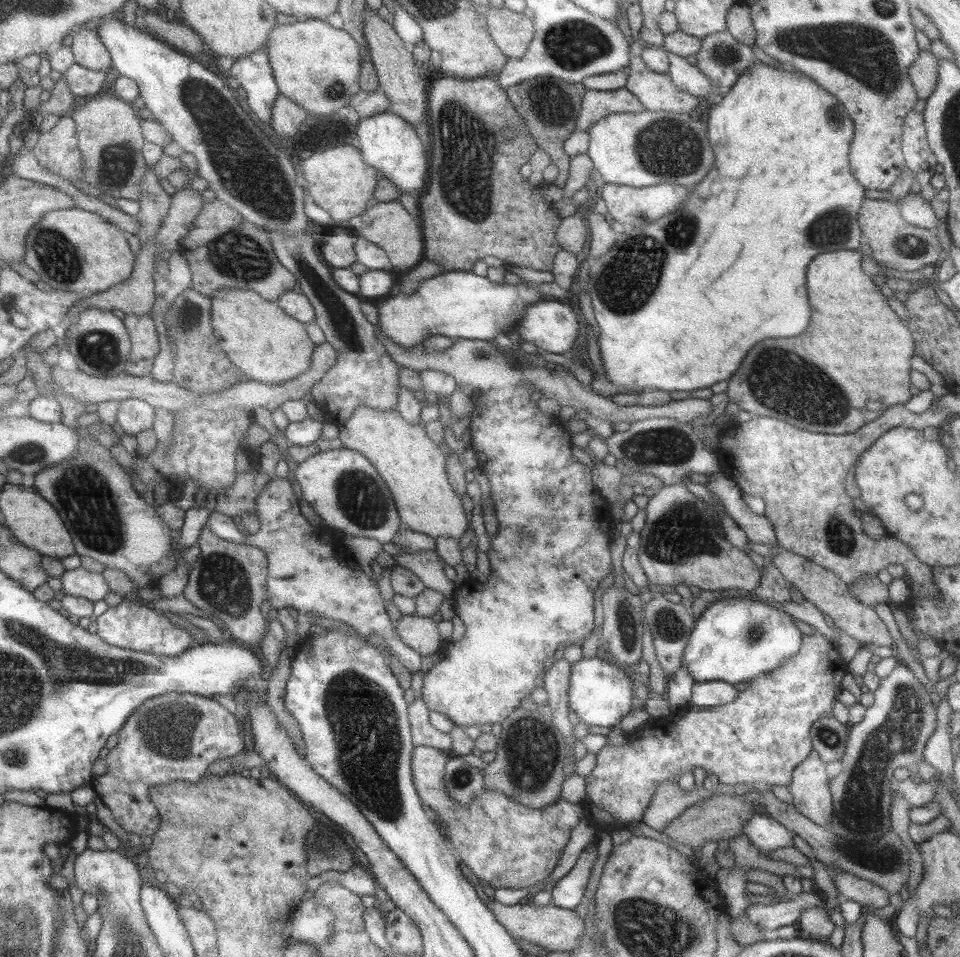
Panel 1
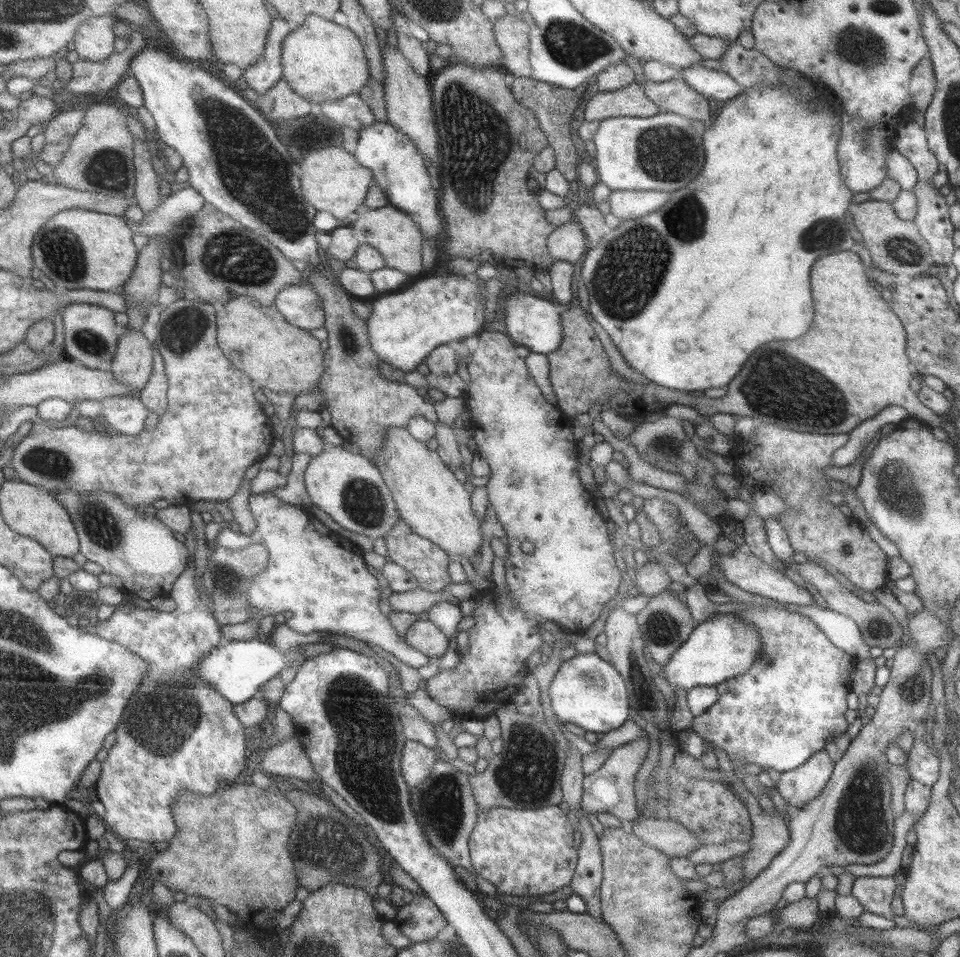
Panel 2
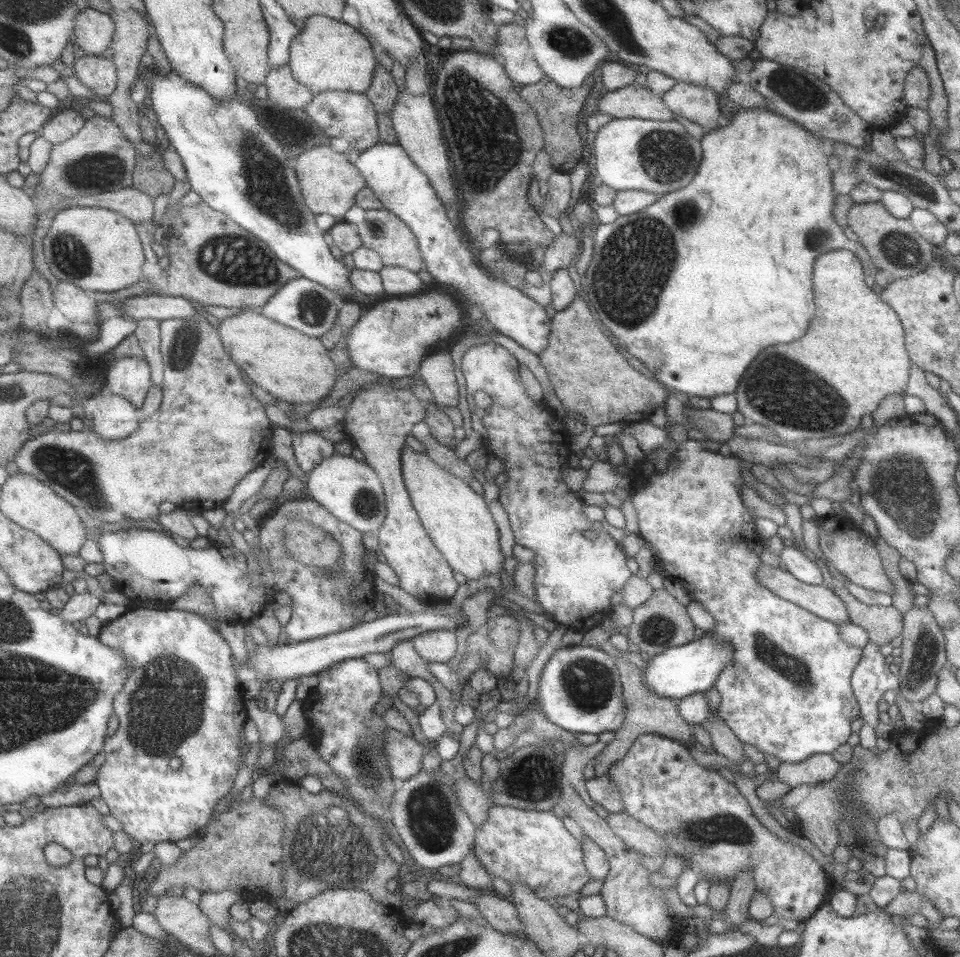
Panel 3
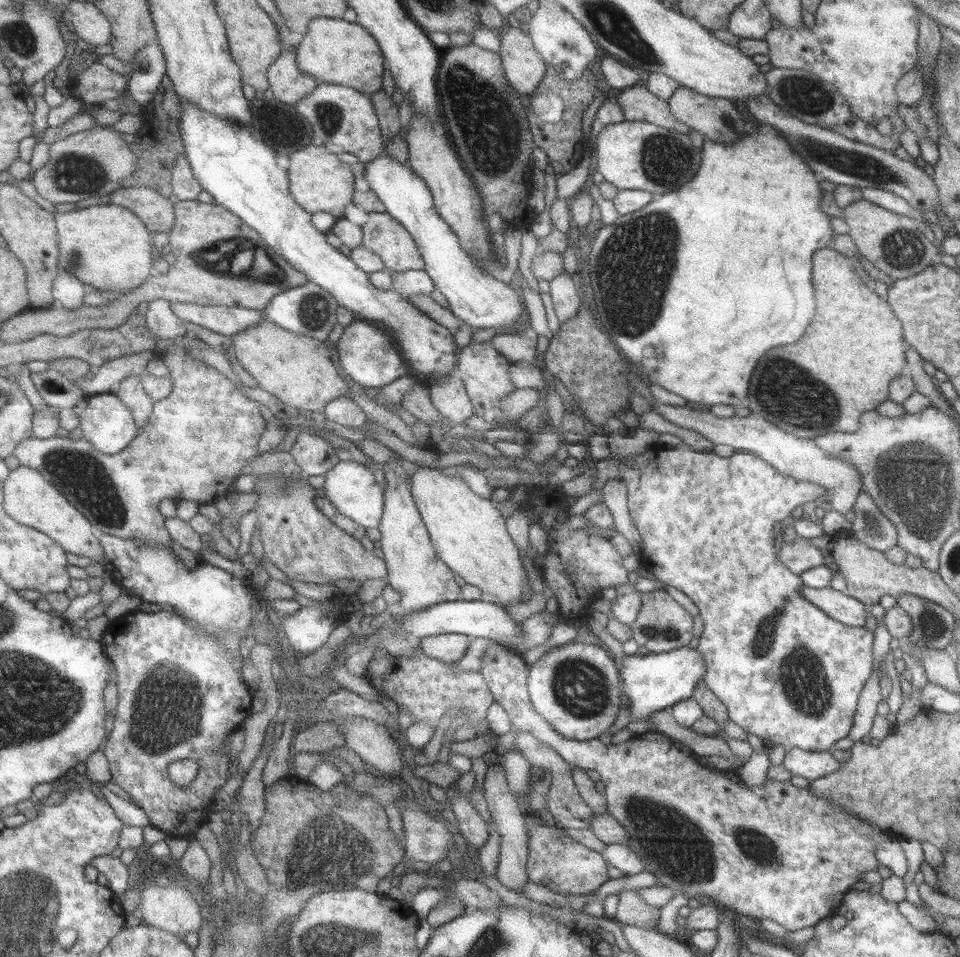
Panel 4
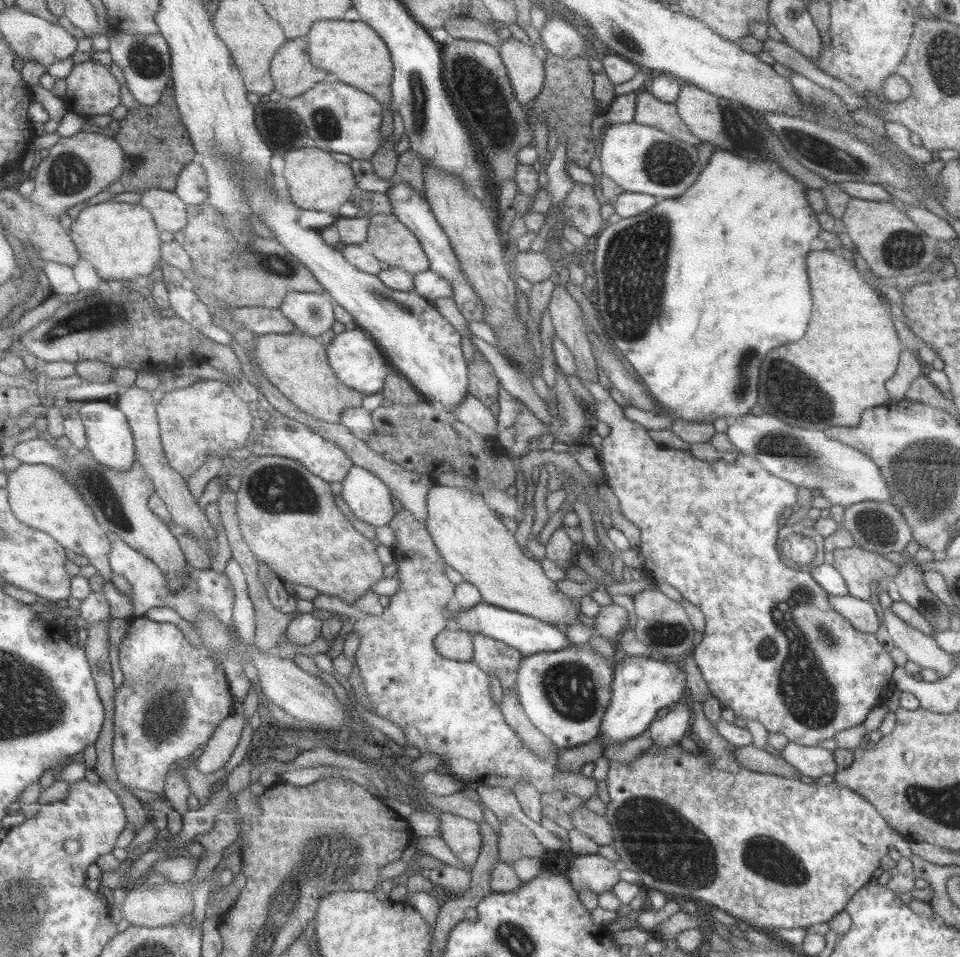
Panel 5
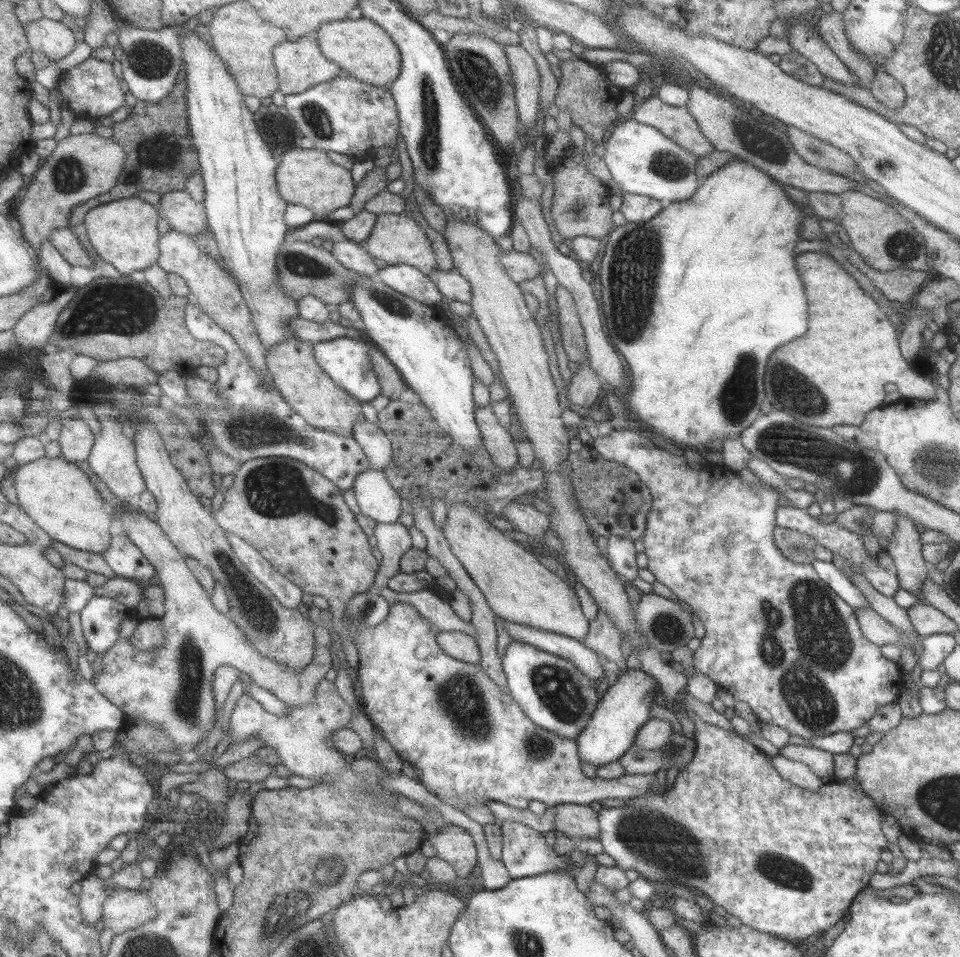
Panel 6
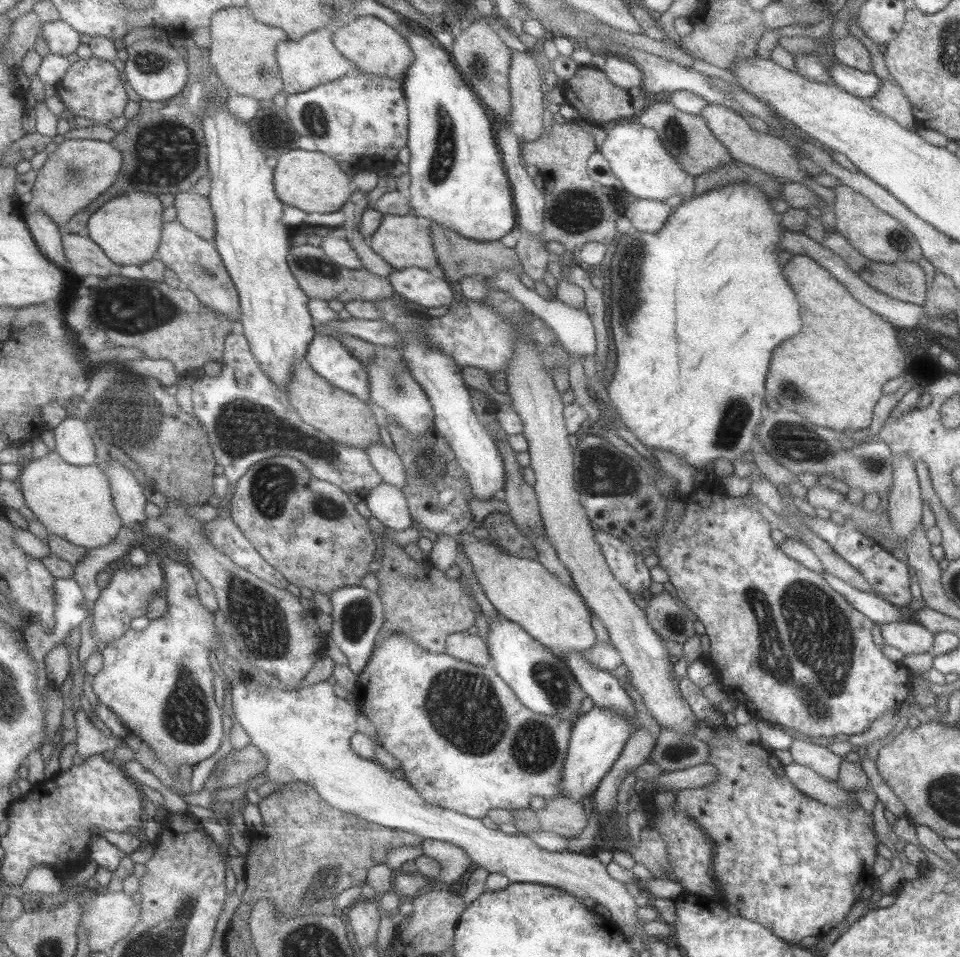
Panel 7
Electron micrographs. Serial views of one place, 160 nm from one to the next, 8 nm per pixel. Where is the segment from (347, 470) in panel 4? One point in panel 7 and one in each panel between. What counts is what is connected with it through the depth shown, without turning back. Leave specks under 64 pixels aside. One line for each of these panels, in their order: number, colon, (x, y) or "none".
5: (366, 495)
6: (376, 500)
7: (386, 504)

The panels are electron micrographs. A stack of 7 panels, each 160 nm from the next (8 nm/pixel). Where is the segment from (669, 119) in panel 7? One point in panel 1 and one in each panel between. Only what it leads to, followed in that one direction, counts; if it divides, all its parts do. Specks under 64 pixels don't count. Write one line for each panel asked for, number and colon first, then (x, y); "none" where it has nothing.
1: (596, 104)
2: (631, 101)
3: (630, 101)
4: (636, 103)
5: (650, 111)
6: (674, 122)

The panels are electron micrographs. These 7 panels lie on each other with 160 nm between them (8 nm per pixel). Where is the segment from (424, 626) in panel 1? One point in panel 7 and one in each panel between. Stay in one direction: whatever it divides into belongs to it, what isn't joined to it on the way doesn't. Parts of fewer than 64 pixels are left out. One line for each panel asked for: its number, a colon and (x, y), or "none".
2: (423, 635)
3: (435, 645)
4: (447, 648)
5: (453, 644)
6: (459, 645)
7: (470, 648)

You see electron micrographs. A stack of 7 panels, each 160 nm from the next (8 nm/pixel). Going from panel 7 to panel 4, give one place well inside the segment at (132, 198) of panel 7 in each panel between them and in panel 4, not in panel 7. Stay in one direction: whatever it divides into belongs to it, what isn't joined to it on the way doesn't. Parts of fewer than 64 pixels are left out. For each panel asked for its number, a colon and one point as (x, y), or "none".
4: (108, 246)
5: (122, 241)
6: (125, 233)

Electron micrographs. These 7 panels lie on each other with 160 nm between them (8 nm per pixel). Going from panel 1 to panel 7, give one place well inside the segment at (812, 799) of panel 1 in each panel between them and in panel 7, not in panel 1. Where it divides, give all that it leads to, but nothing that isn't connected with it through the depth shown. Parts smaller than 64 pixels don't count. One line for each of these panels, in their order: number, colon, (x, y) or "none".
2: (797, 787)
3: (819, 768)
4: (810, 765)
5: (813, 761)
6: (820, 762)
7: (816, 757)

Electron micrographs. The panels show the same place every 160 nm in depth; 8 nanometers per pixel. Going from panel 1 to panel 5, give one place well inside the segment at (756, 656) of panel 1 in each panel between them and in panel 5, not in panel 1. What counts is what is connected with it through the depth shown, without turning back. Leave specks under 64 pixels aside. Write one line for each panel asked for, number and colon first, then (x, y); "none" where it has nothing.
2: (724, 646)
3: (680, 670)
4: (655, 681)
5: (641, 686)

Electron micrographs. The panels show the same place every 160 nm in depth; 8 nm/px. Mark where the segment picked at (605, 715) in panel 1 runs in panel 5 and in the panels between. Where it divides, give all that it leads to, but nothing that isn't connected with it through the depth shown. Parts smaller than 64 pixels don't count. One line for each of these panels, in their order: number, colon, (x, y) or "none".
2: (587, 691)
3: (579, 690)
4: (575, 687)
5: (564, 693)

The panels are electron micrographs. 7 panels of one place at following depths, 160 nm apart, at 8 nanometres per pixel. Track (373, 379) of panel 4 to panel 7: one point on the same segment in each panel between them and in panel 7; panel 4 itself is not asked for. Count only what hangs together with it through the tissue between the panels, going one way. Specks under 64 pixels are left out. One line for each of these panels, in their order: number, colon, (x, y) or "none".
5: (357, 361)
6: (346, 360)
7: (327, 355)

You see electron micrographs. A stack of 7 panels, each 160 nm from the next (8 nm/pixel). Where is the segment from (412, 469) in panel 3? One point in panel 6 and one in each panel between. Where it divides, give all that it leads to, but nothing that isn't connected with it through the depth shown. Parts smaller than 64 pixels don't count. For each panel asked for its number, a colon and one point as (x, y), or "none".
4: (469, 535)
5: (471, 539)
6: (517, 588)

